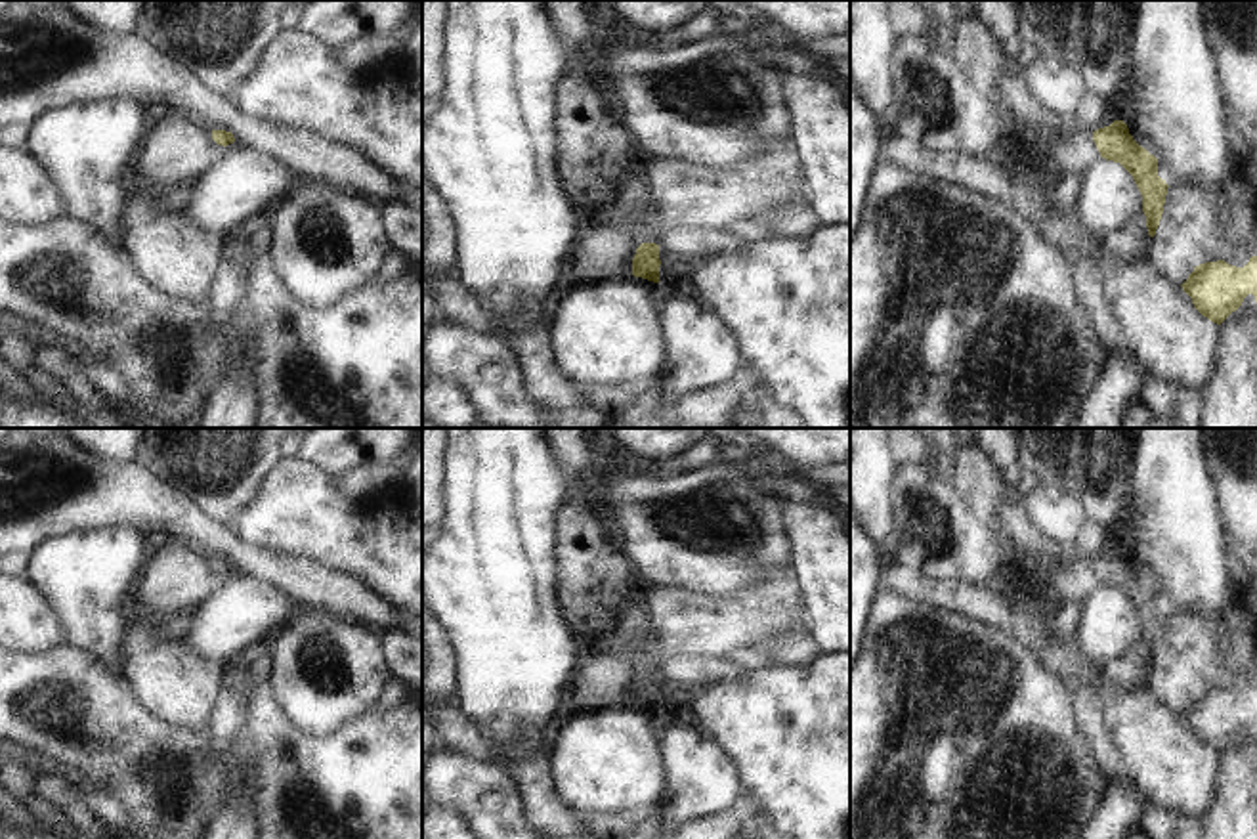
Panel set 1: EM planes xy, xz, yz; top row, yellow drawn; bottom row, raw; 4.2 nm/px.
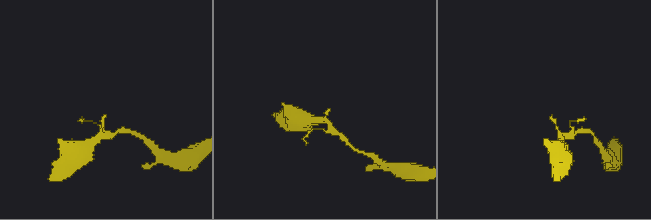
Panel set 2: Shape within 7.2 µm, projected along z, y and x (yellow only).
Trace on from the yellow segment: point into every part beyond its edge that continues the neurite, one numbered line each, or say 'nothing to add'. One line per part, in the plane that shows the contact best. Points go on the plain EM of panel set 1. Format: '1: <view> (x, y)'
nothing to add

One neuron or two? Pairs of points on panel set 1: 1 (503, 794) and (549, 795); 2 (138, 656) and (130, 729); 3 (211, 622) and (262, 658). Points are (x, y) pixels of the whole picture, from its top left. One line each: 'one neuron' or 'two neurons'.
1: two neurons
2: two neurons
3: two neurons

